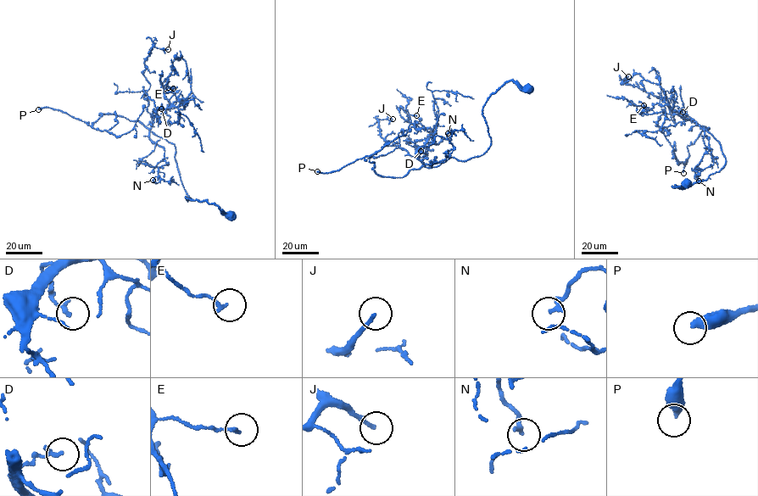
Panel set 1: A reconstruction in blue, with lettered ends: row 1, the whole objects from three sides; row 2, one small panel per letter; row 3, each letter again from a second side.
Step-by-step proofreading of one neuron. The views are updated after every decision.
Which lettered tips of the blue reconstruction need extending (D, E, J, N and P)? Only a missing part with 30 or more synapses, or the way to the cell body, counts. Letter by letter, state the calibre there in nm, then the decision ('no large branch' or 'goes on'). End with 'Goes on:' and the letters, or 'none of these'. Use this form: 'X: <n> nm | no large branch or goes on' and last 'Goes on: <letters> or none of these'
D: 160 nm | no large branch
E: 140 nm | no large branch
J: 140 nm | no large branch
N: 240 nm | goes on
P: 360 nm | goes on
Goes on: N, P

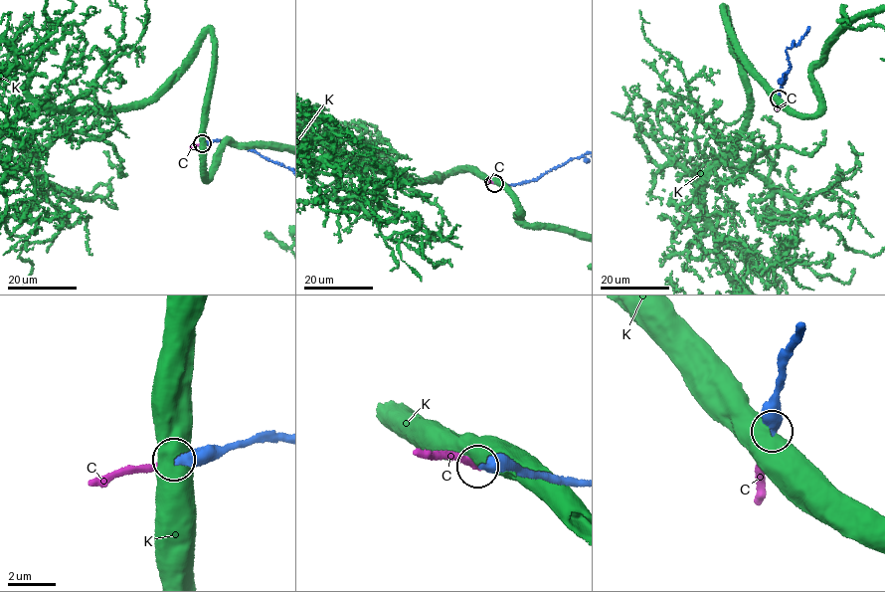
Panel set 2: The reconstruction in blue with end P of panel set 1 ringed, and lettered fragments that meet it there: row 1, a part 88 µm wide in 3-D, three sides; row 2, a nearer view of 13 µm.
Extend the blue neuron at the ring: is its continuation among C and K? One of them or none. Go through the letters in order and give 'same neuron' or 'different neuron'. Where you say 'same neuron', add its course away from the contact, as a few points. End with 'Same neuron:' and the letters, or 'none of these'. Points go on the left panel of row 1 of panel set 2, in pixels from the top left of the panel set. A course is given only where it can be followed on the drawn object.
C: same neuron; it runs (203, 144), (190, 147)
K: different neuron
Same neuron: C

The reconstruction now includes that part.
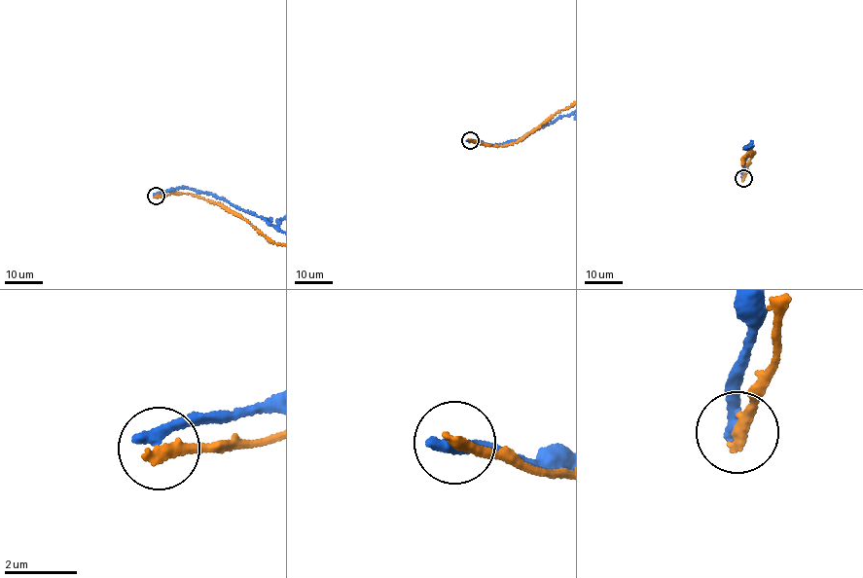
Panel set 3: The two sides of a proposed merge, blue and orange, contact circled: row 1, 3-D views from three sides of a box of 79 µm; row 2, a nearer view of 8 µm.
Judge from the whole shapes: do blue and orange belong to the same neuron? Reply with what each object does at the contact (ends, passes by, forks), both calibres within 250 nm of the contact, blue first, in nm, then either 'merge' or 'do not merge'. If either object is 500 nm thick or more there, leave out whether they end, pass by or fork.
blue ends there; orange ends there; 360 nm thick on the blue side, 360 nm on the other; do not merge

